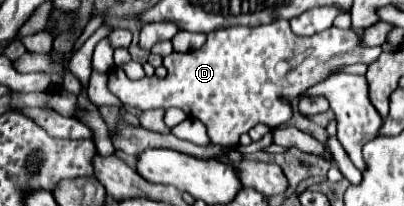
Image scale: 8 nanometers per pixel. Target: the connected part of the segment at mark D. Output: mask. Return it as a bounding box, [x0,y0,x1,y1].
[107,19,379,145]

